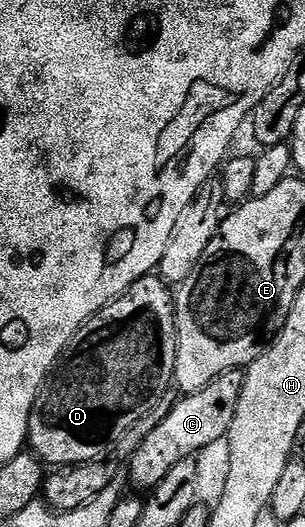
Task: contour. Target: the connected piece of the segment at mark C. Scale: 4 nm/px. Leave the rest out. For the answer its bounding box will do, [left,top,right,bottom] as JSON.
[128,370,244,492]

